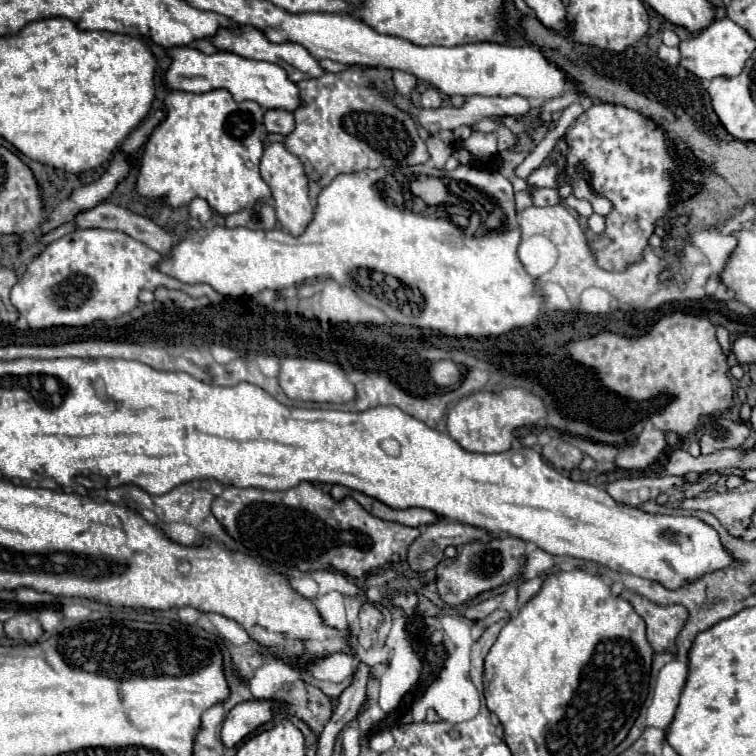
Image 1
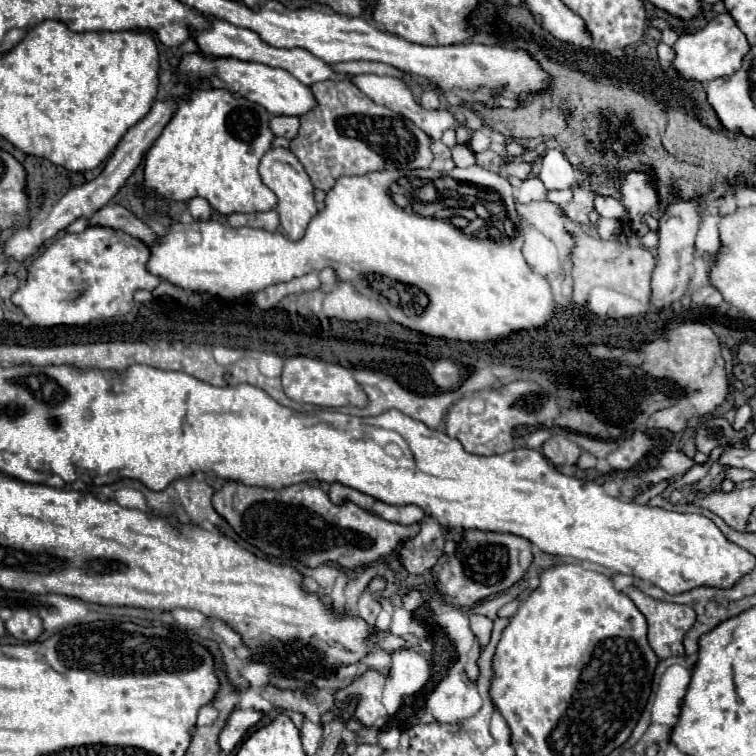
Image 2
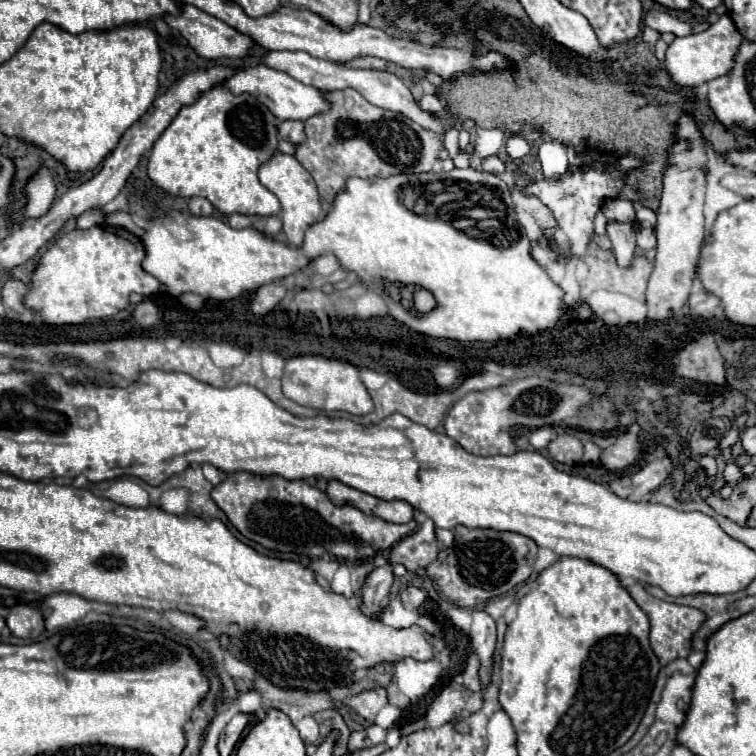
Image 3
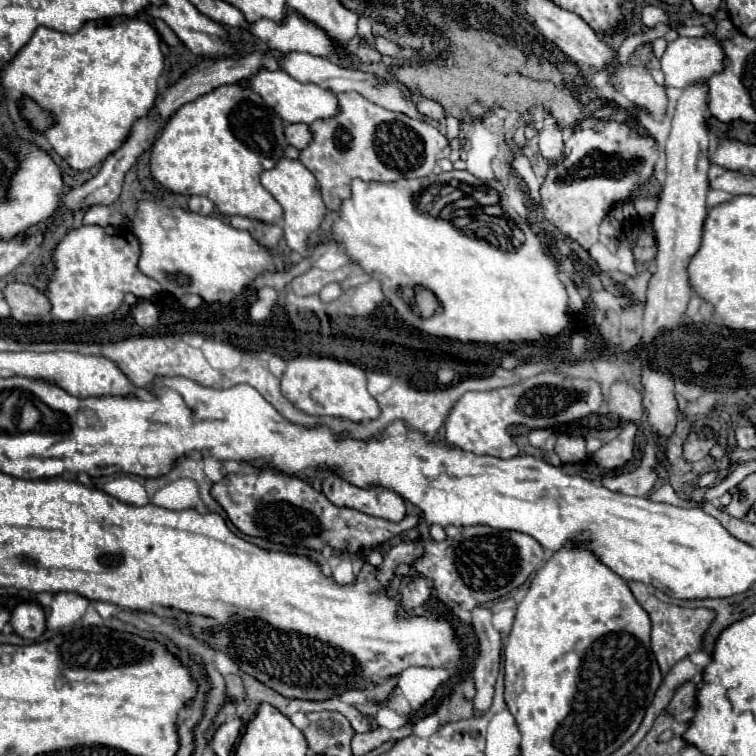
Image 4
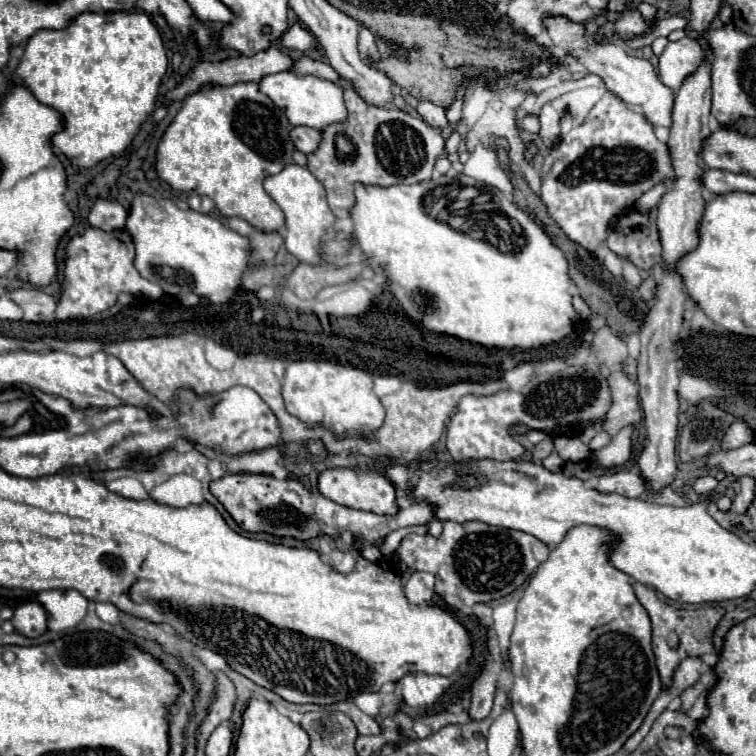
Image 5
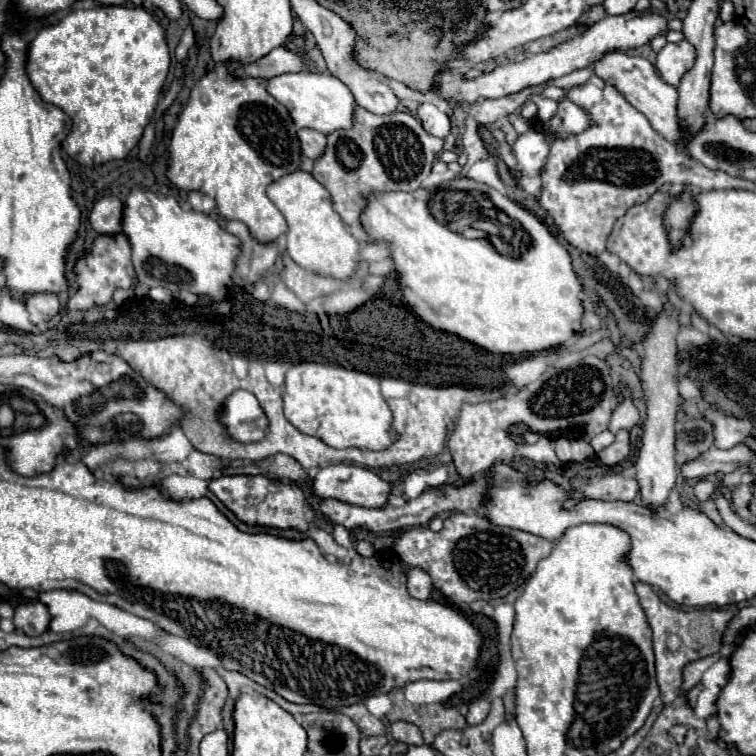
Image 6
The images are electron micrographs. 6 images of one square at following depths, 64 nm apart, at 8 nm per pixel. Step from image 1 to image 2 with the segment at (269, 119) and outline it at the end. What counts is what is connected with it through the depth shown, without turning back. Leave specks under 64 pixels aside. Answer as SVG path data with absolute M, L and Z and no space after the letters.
M272 116L270 118L270 128L276 136L284 136L288 140L292 140L298 132L300 120L296 116Z

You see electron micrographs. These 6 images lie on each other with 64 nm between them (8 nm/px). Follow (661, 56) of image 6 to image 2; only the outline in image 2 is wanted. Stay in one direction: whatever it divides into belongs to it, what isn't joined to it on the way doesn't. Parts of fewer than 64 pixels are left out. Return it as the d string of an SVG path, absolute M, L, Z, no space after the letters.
M720 14L714 20L710 20L706 24L704 30L698 30L694 34L684 34L678 38L678 42L674 44L676 50L676 58L674 58L674 68L690 80L698 80L698 82L708 82L720 76L732 76L732 72L736 72L736 68L740 68L744 56L748 54L748 40L744 36L744 32L740 32L740 28L736 28L736 22L732 20L732 16L728 14Z

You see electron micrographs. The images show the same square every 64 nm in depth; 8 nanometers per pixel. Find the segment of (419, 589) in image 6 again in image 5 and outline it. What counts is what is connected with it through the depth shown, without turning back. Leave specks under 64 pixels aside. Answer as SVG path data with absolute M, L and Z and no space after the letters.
M412 572L404 586L404 594L410 604L426 604L434 594L434 576L428 572Z

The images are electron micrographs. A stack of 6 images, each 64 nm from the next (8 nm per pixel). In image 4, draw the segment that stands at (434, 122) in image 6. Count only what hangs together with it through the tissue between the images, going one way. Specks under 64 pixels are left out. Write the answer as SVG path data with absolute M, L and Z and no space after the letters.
M420 100L418 110L420 110L420 114L424 114L430 120L442 120L446 116L444 108L440 108L440 104L436 104L434 100Z

